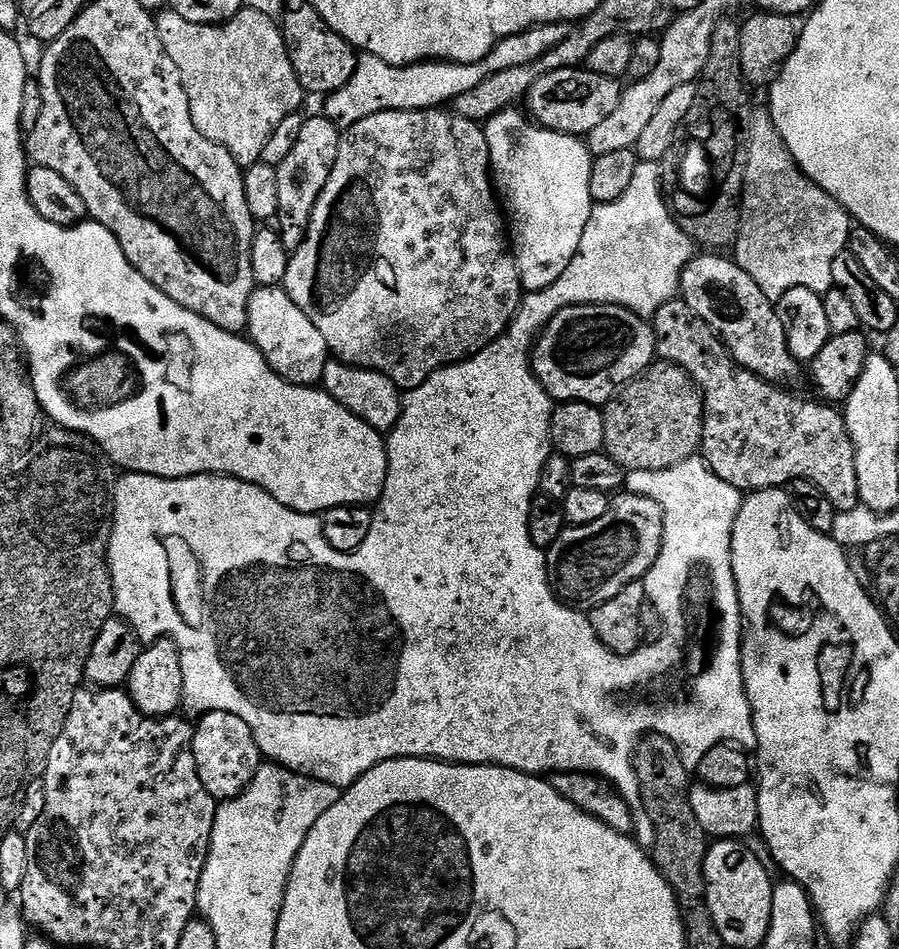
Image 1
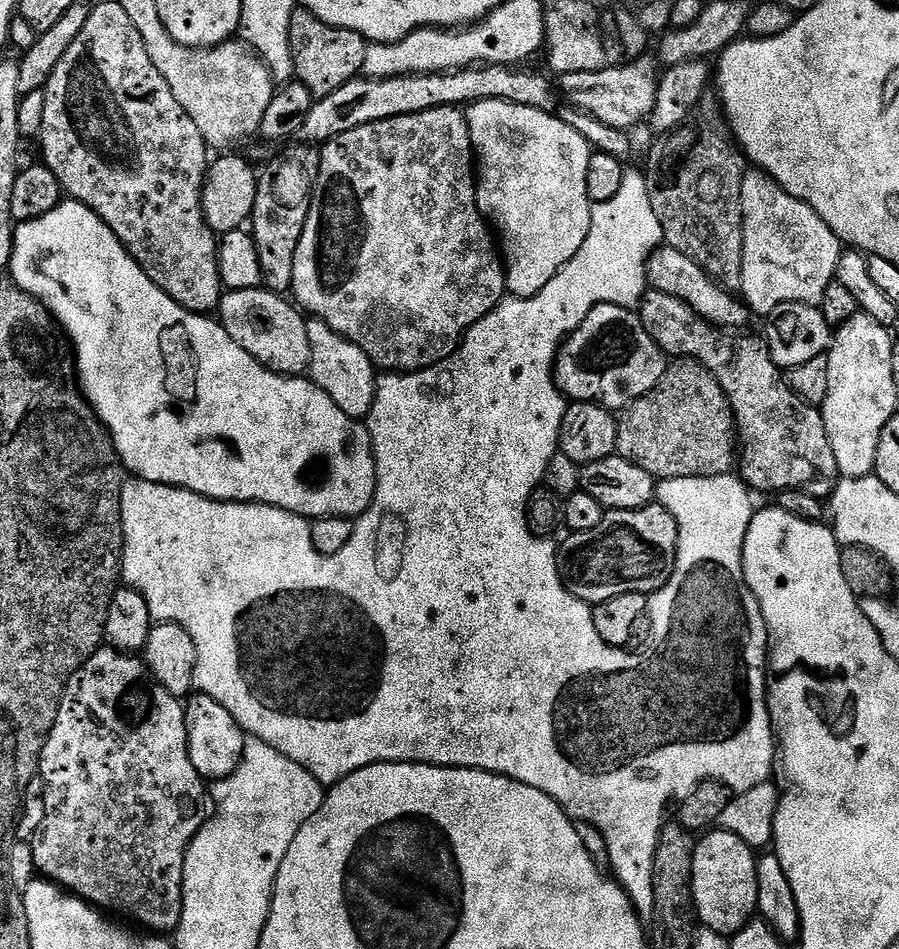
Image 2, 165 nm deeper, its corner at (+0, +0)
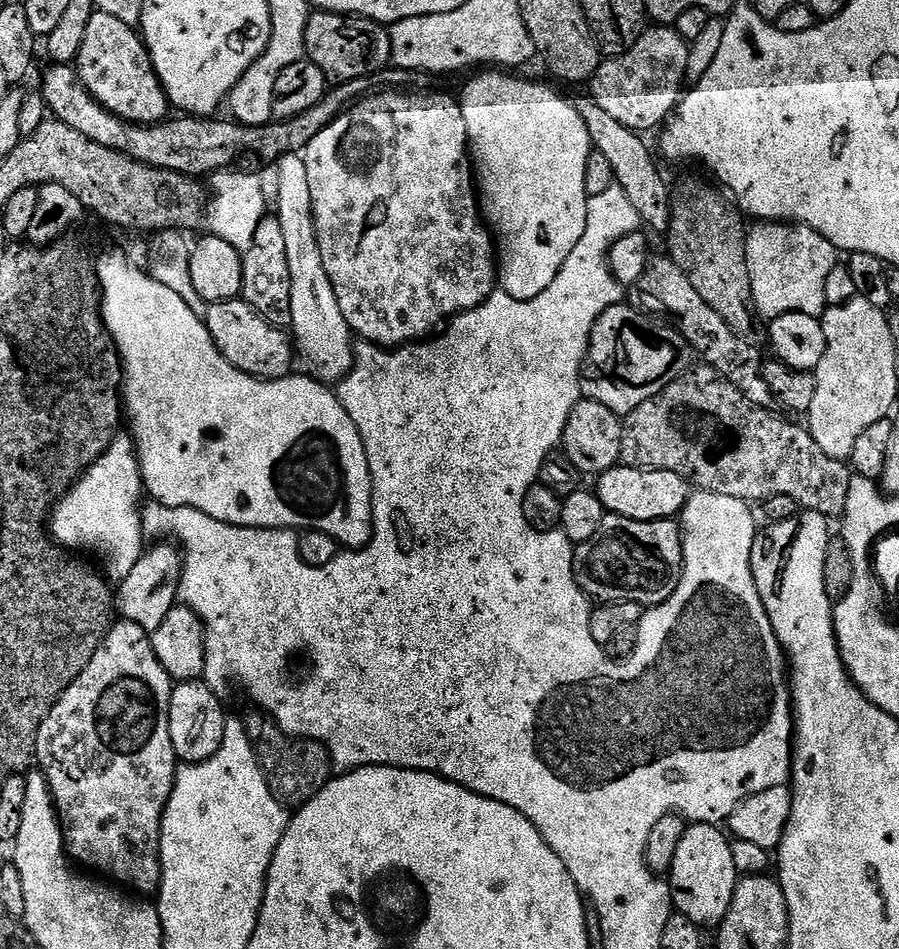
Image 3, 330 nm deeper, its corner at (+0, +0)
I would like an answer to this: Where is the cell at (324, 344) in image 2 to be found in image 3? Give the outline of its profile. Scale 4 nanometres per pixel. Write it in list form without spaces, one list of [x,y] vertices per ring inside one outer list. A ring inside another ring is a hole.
[[[293,154],[284,156],[275,165],[276,168],[276,200],[274,196],[274,212],[282,226],[282,232],[286,234],[286,256],[290,258],[290,304],[292,314],[290,317],[291,331],[294,333],[294,344],[302,355],[308,359],[311,375],[325,386],[339,385],[350,374],[354,363],[354,333],[346,322],[346,314],[338,300],[338,294],[327,273],[320,239],[316,229],[315,208],[312,205],[312,194],[310,188],[310,174],[308,173],[308,162],[303,155]]]

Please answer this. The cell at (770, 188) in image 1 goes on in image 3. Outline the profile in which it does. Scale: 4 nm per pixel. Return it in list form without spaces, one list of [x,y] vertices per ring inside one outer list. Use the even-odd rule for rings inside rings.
[[[760,222],[748,234],[748,265],[756,309],[761,317],[775,318],[786,314],[810,314],[823,317],[830,305],[826,298],[826,280],[838,267],[838,249],[825,236],[807,226],[793,226],[788,222]]]

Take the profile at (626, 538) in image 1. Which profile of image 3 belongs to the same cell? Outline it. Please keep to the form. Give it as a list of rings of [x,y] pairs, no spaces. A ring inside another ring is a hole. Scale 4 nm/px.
[[[605,515],[598,534],[590,542],[579,545],[575,553],[581,587],[600,602],[629,600],[655,606],[666,602],[684,577],[682,528],[675,519],[634,521]]]

